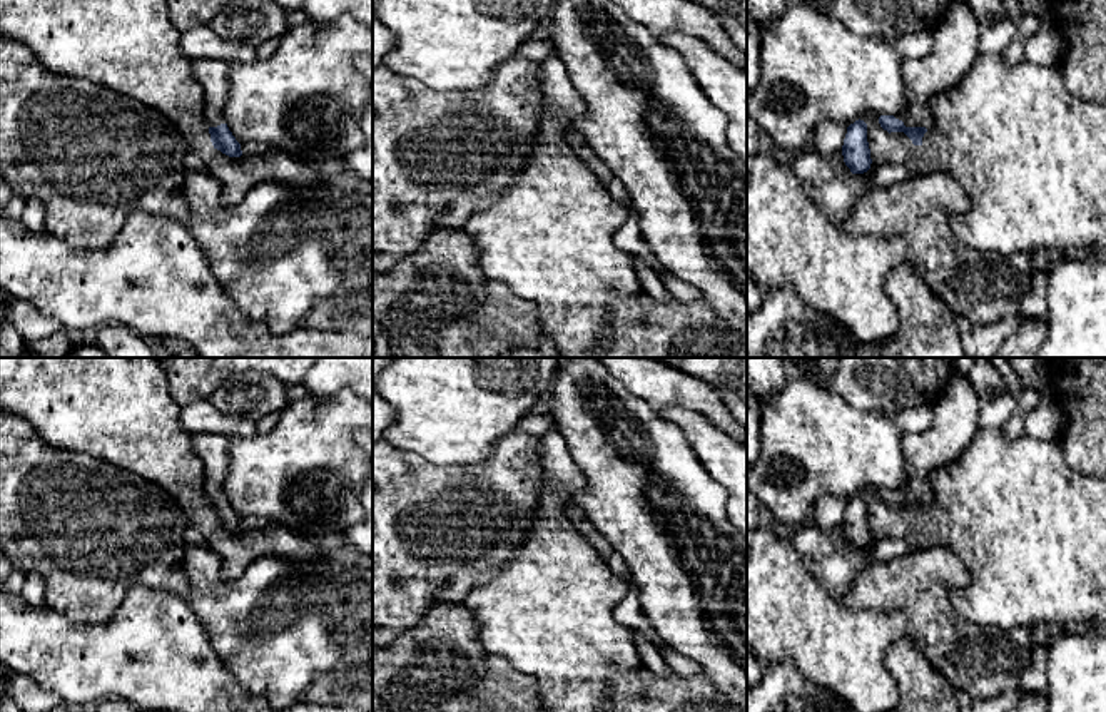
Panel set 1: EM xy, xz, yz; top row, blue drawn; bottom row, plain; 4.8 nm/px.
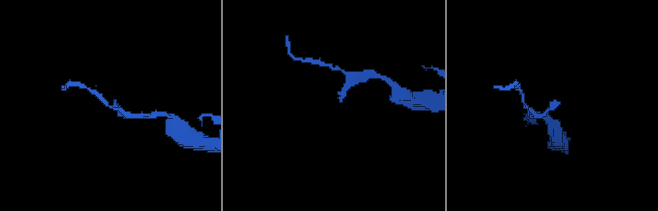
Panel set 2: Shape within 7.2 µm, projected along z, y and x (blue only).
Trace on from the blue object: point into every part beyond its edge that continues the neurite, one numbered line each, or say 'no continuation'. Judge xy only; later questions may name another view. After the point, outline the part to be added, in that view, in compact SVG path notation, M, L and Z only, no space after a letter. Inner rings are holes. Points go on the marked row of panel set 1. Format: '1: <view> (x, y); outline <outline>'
1: xy (213, 74); outline M197 58L192 60L192 70L204 89L207 125L217 127L226 124L222 112L229 92L229 62L217 58Z

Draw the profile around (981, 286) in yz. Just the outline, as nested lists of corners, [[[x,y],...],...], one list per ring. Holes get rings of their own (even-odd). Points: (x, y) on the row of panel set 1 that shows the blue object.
[[[944,172],[911,175],[890,187],[872,186],[840,226],[845,234],[872,237],[902,237],[906,259],[926,279],[929,287],[957,318],[974,324],[991,324],[1009,314],[1019,314],[1031,287],[1031,254],[1011,257],[986,252],[964,244],[951,226],[951,217],[971,209],[971,197],[962,184]]]

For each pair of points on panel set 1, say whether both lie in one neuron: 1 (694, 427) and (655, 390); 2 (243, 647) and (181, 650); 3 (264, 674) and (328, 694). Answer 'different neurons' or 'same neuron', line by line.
1: different neurons
2: different neurons
3: different neurons

